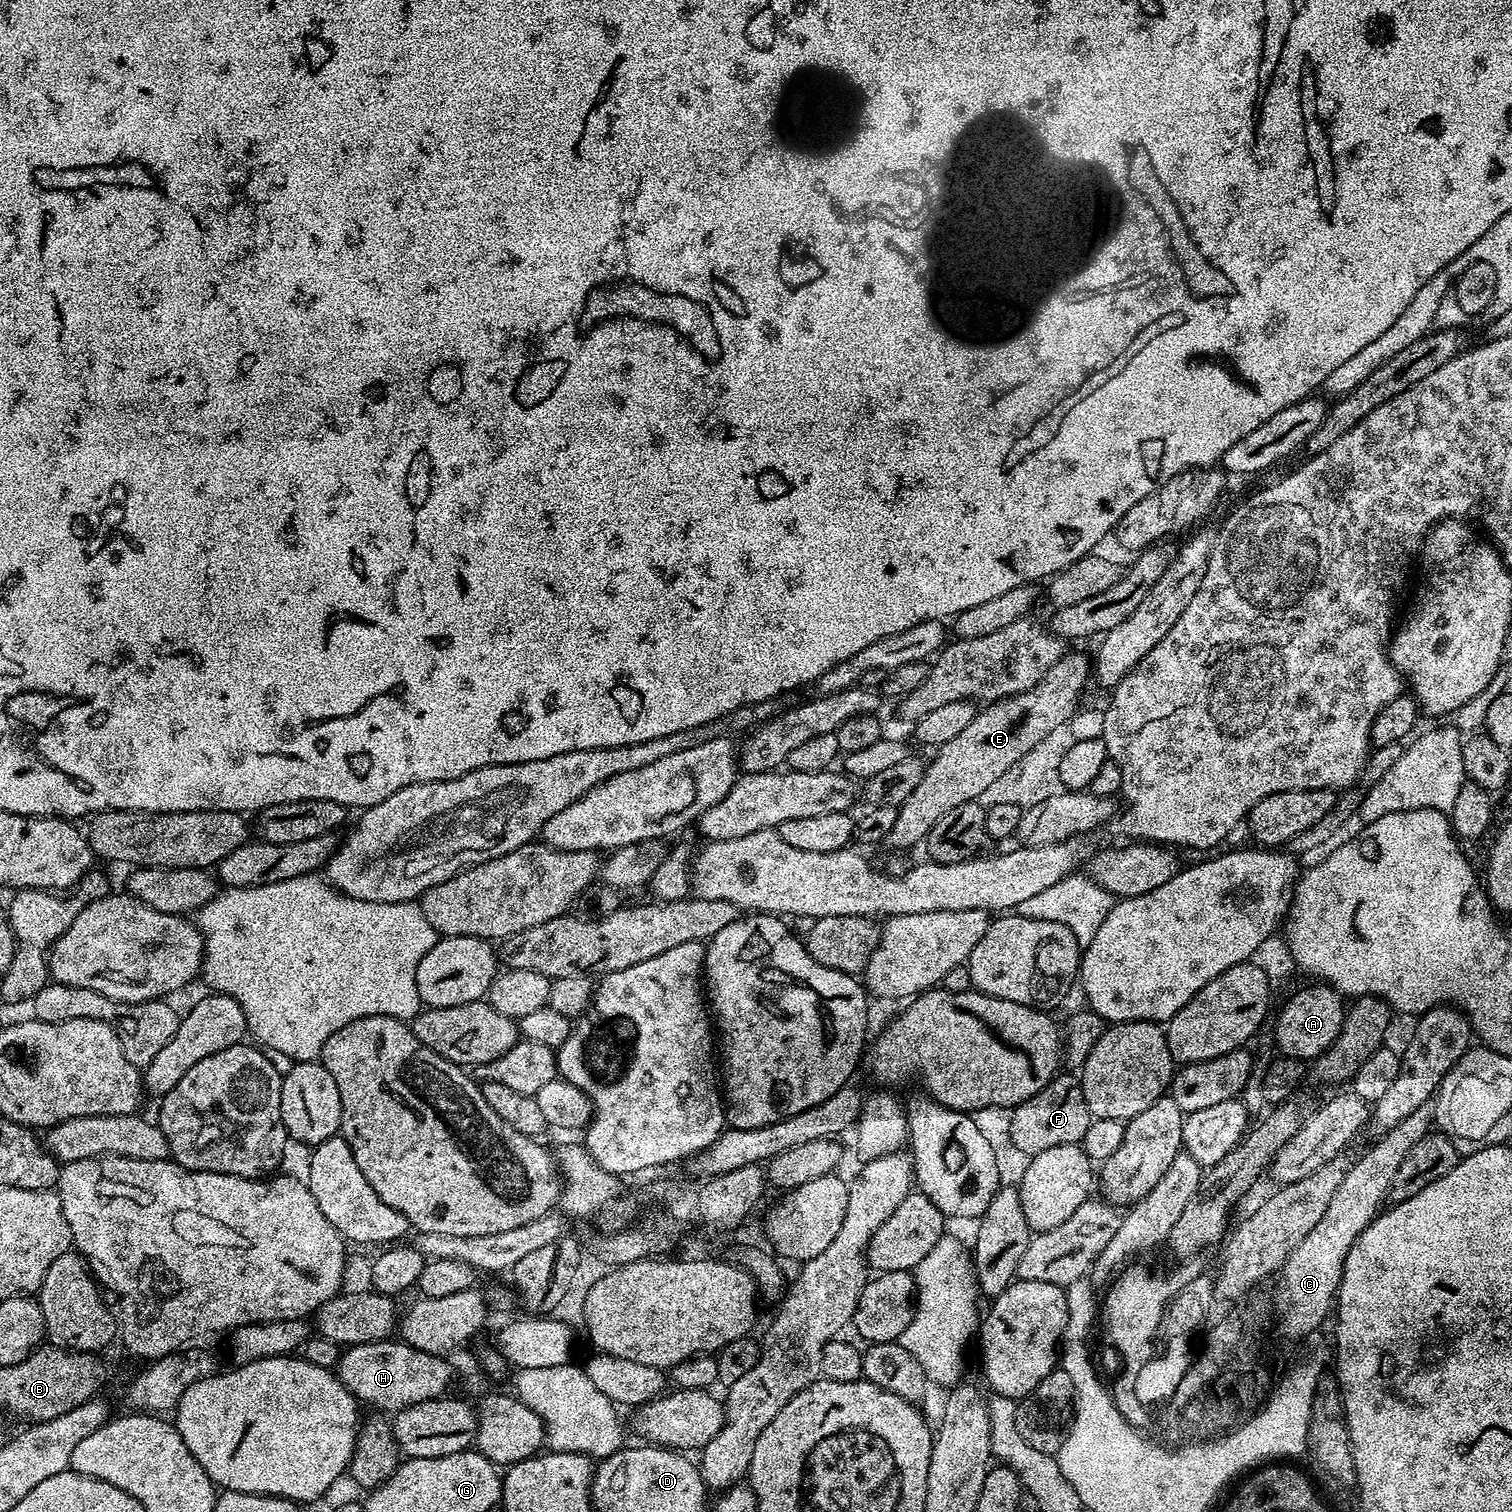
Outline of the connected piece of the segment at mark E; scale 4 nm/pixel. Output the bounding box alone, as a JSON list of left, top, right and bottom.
[886,651,1094,850]

